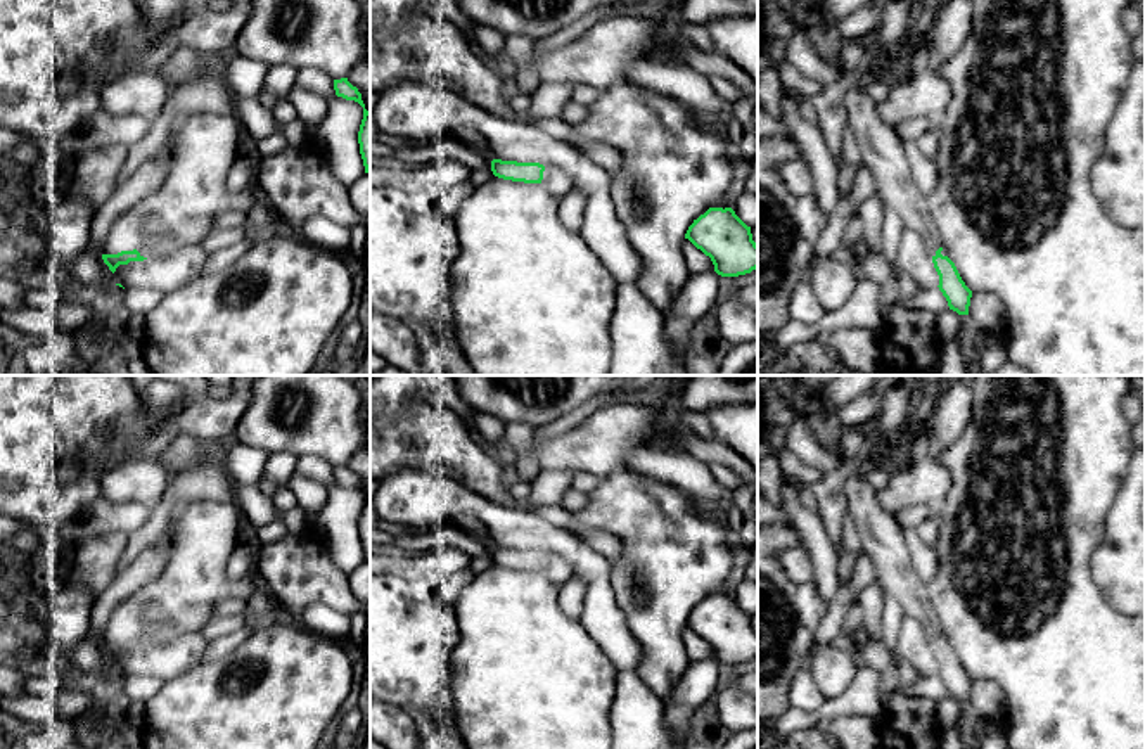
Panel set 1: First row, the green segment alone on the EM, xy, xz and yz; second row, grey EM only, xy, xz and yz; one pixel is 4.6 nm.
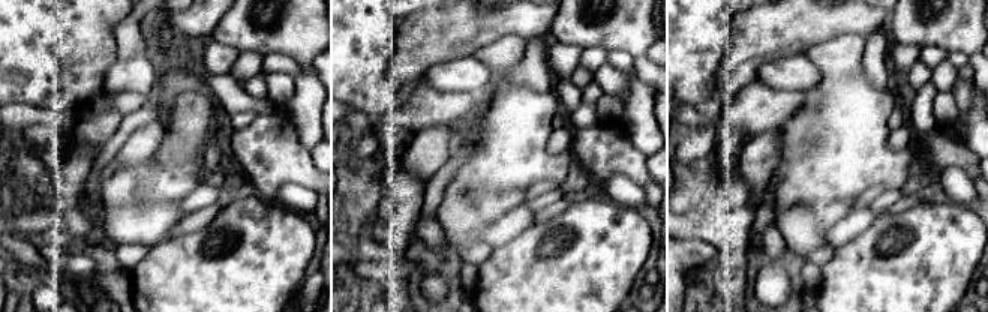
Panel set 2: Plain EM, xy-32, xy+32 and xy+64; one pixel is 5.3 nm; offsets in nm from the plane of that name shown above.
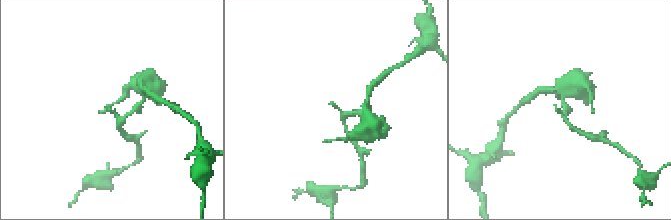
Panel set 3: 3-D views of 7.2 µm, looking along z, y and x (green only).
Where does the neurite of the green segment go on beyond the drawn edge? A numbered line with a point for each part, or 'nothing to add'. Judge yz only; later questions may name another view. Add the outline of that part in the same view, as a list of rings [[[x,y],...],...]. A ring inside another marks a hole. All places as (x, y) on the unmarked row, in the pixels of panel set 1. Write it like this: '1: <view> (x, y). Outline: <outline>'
1: yz (882, 538). Outline: [[[854,465],[846,483],[848,514],[860,531],[865,555],[877,571],[882,592],[899,602],[906,616],[915,618],[931,643],[941,635],[927,585],[912,564],[910,548],[896,515],[887,514],[877,502],[875,490]]]

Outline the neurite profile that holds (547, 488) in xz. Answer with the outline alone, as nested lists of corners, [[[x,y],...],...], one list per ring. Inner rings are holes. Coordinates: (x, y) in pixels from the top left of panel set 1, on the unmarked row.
[[[540,471],[531,481],[531,495],[521,500],[517,512],[528,512],[529,507],[560,505],[564,493],[571,488],[574,471]]]

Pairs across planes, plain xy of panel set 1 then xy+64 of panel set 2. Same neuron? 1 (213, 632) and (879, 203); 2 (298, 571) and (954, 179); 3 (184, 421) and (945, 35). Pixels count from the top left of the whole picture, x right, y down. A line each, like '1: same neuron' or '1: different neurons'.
1: same neuron
2: different neurons
3: different neurons

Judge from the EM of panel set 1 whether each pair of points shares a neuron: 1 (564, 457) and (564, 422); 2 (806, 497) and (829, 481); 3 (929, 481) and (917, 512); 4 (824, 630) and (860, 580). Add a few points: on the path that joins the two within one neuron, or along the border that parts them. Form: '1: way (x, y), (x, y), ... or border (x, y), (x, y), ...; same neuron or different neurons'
1: border (599, 410), (557, 436), (547, 440), (535, 436); different neurons
2: border (808, 488), (817, 509); different neurons
3: border (938, 505), (908, 505), (898, 514); different neurons
4: way (834, 618), (839, 604), (850, 592); same neuron

